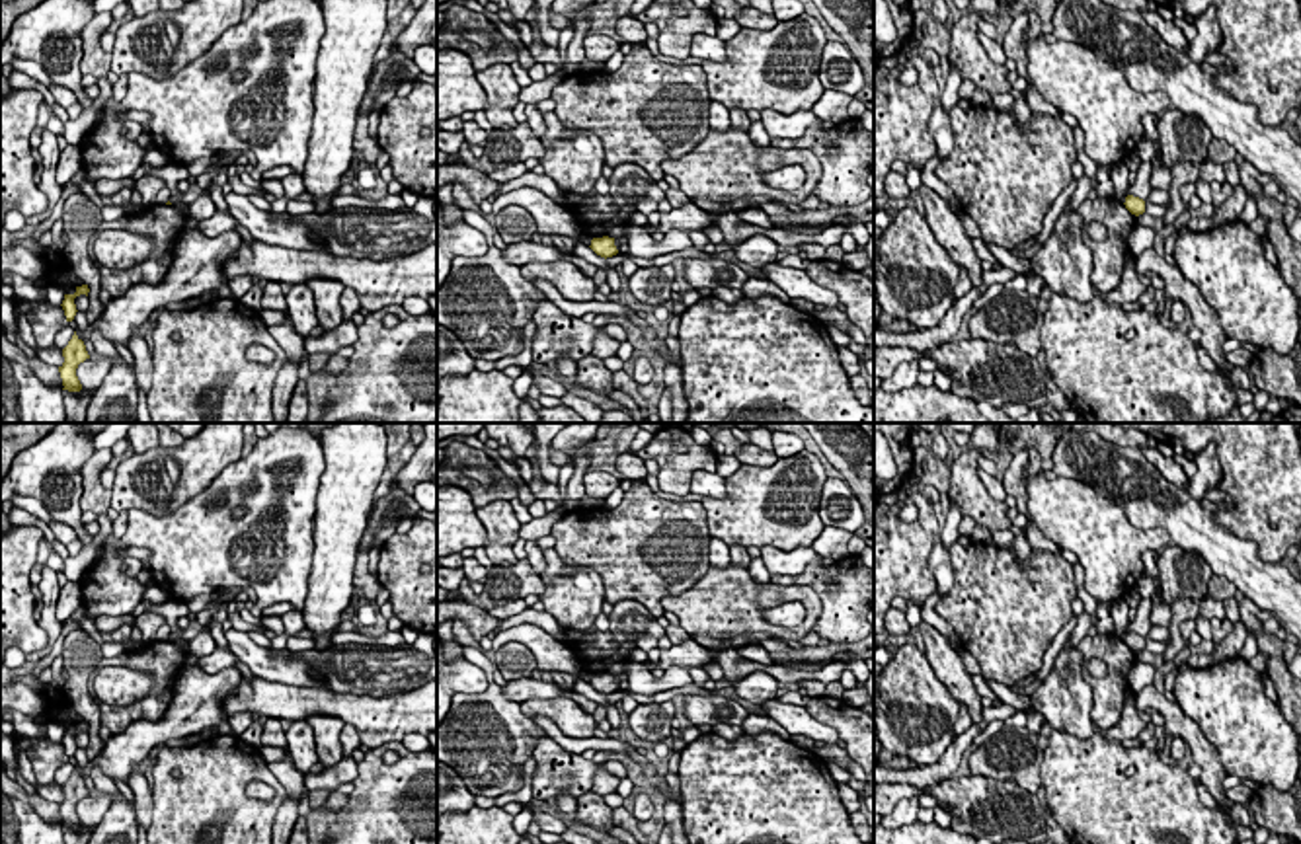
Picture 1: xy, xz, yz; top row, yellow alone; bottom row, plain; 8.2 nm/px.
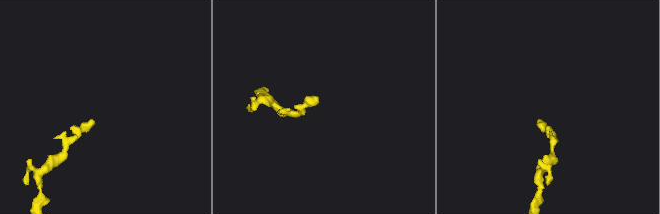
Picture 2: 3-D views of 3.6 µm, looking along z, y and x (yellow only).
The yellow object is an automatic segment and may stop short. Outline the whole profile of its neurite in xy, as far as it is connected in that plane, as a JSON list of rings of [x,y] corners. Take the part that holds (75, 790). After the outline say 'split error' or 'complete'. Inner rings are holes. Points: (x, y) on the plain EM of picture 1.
[[[76,772],[68,778],[68,782],[62,786],[64,799],[59,803],[60,815],[62,815],[62,826],[68,828],[80,828],[82,821],[76,813],[76,805],[80,799],[90,795],[84,778]]]; complete

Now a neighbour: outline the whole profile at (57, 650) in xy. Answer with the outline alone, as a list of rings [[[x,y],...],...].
[[[68,618],[68,620],[62,624],[62,632],[60,632],[59,639],[55,641],[51,653],[49,653],[47,657],[43,657],[41,661],[37,661],[35,669],[33,669],[29,674],[35,676],[35,678],[39,678],[39,674],[41,674],[45,669],[51,669],[53,661],[62,655],[62,645],[64,645],[66,635],[68,635],[72,630],[80,630],[80,628],[82,628],[82,626],[80,626],[78,622],[74,622],[74,620]]]

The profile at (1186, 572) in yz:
[[[1166,546],[1157,559],[1163,600],[1172,606],[1178,598],[1200,600],[1207,595],[1211,567],[1196,554]]]

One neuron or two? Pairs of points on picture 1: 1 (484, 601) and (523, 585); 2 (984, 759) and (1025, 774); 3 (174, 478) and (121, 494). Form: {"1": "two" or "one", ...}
{"1": "one", "2": "one", "3": "one"}

